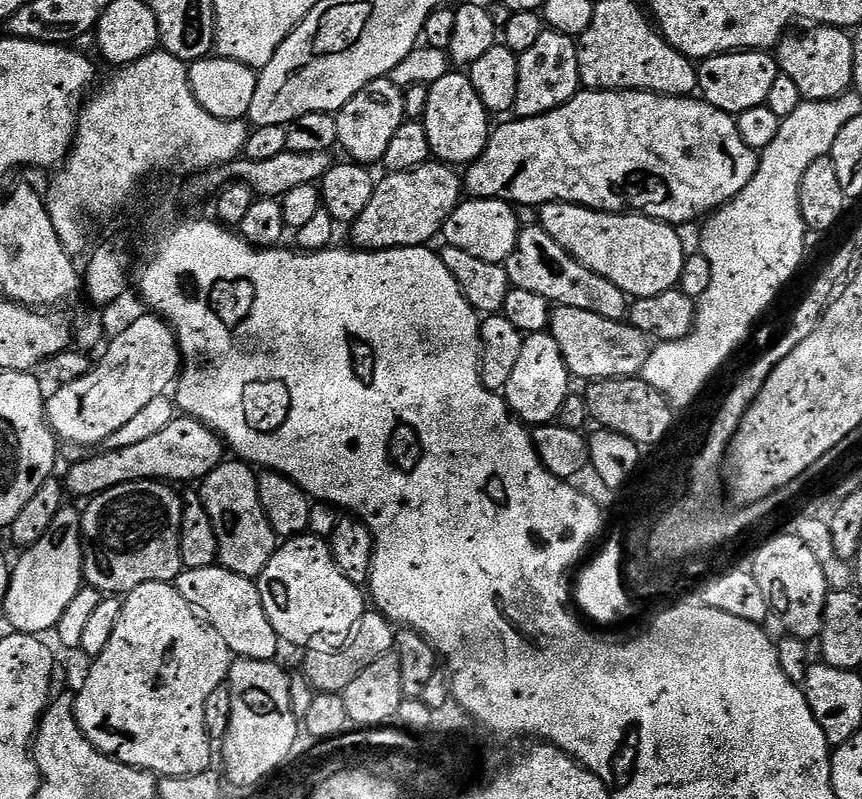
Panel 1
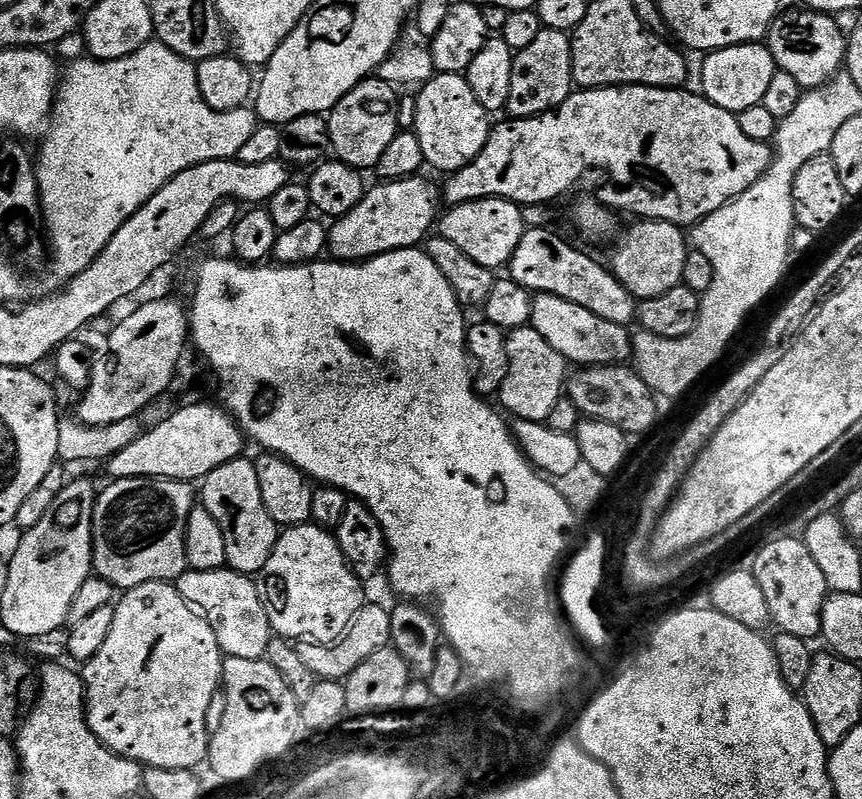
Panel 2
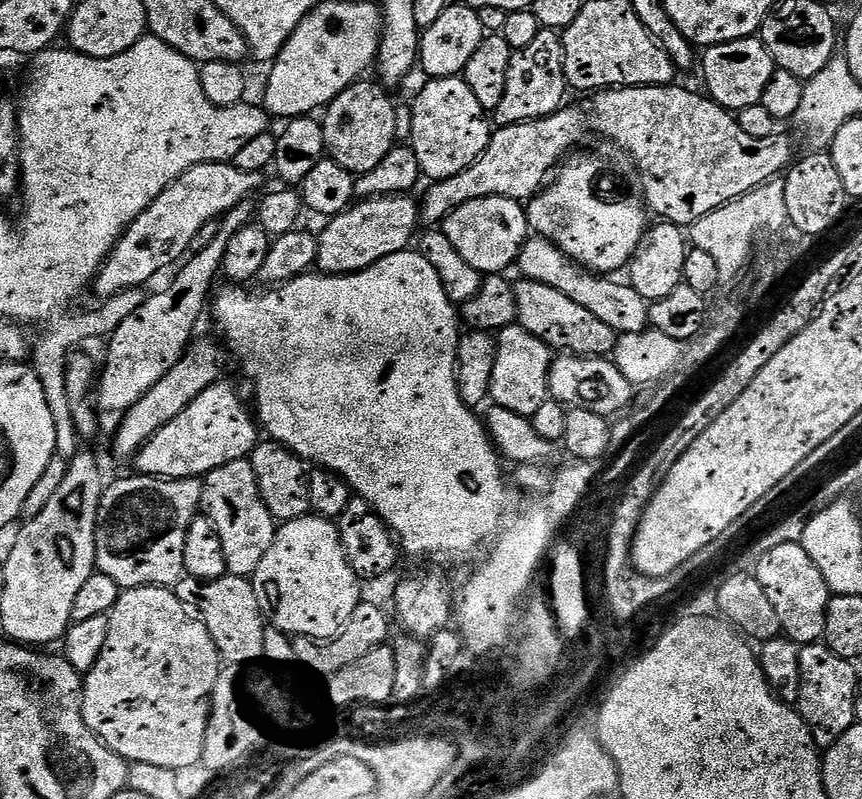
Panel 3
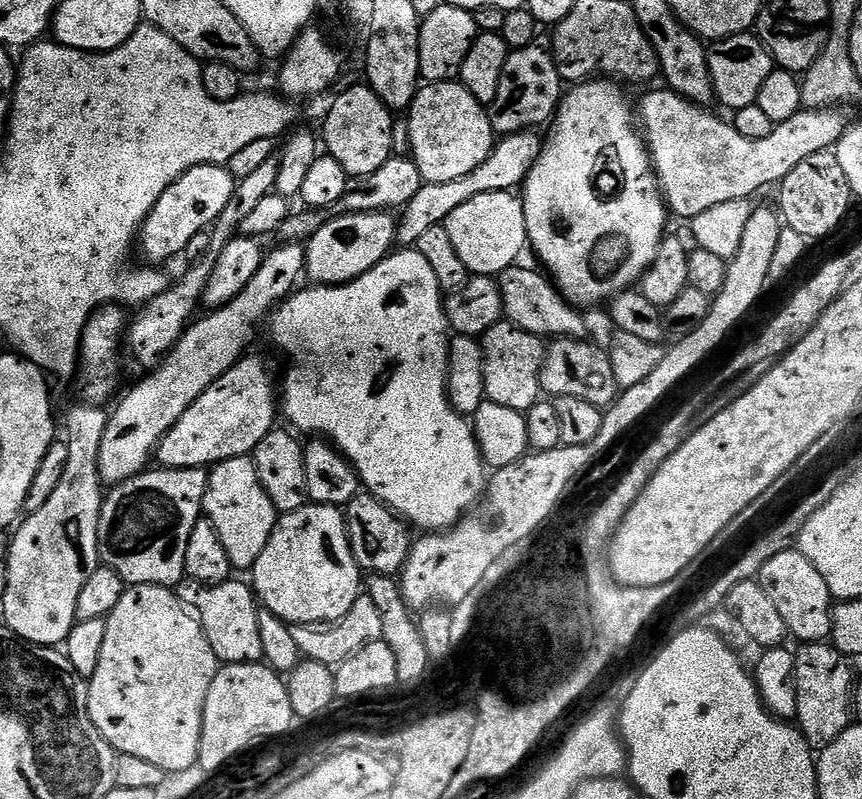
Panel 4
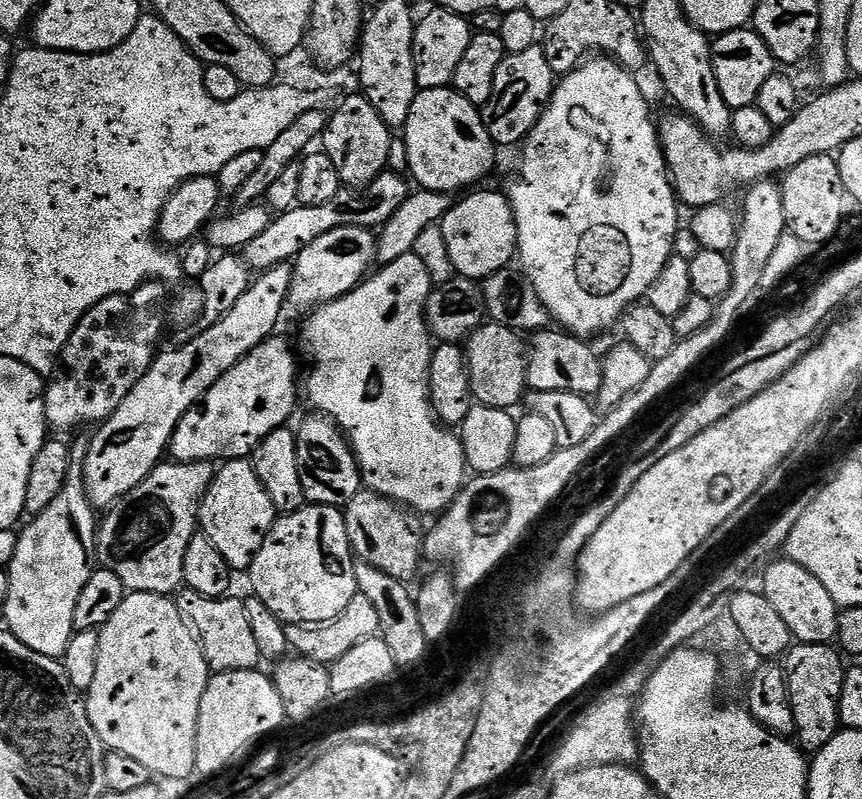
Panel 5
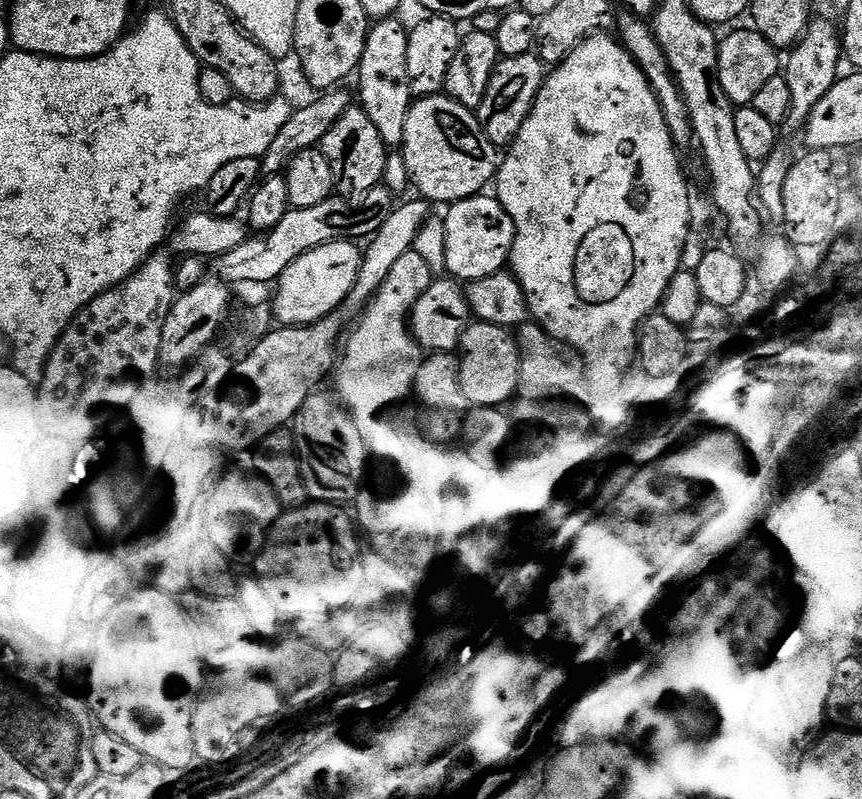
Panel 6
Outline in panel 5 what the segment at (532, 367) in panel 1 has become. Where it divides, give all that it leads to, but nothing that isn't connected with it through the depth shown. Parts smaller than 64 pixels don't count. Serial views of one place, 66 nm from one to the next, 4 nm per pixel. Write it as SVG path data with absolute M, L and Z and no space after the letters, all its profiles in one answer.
M485 322L468 337L466 355L468 358L468 376L472 382L472 395L475 403L495 408L515 409L515 404L525 399L528 387L528 349L525 337L515 328L507 328L495 322Z

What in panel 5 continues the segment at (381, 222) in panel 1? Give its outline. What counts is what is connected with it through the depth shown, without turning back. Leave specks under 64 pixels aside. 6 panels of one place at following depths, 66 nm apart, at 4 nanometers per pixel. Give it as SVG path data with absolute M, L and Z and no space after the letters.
M342 226L330 230L330 234L322 234L322 238L314 238L292 264L292 285L288 291L291 303L311 310L355 290L376 264L377 241L373 229L358 226Z

